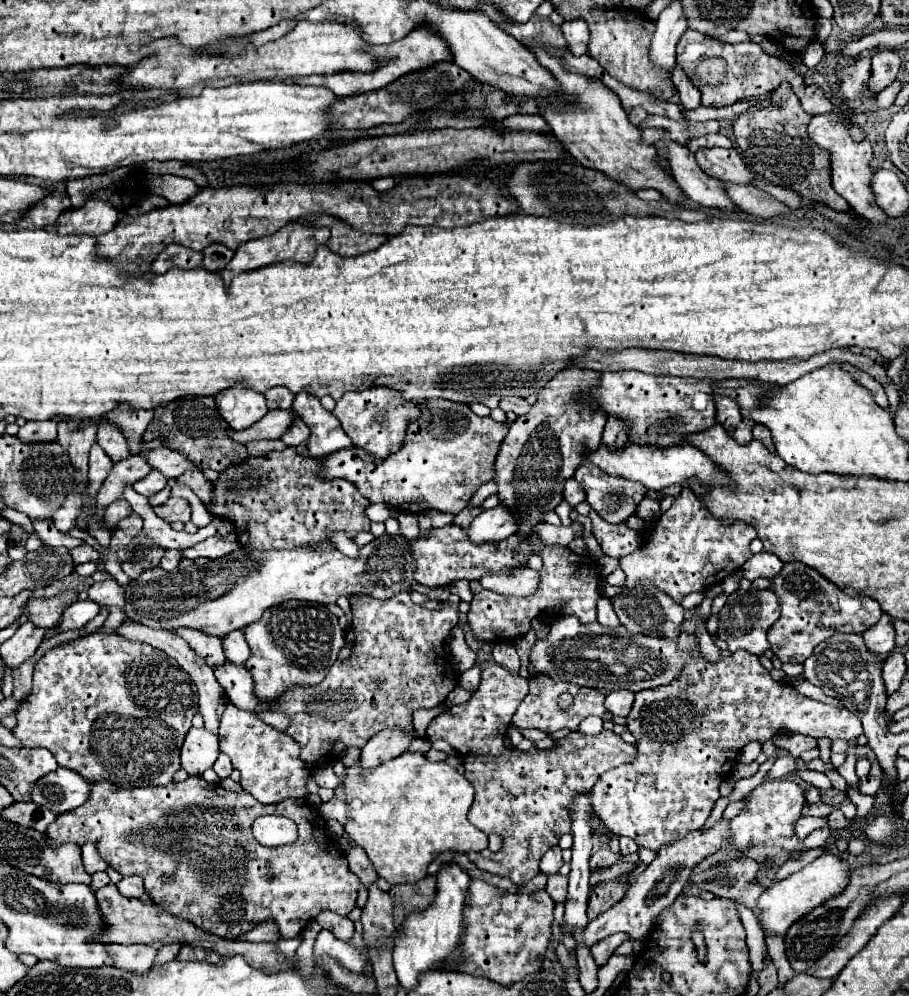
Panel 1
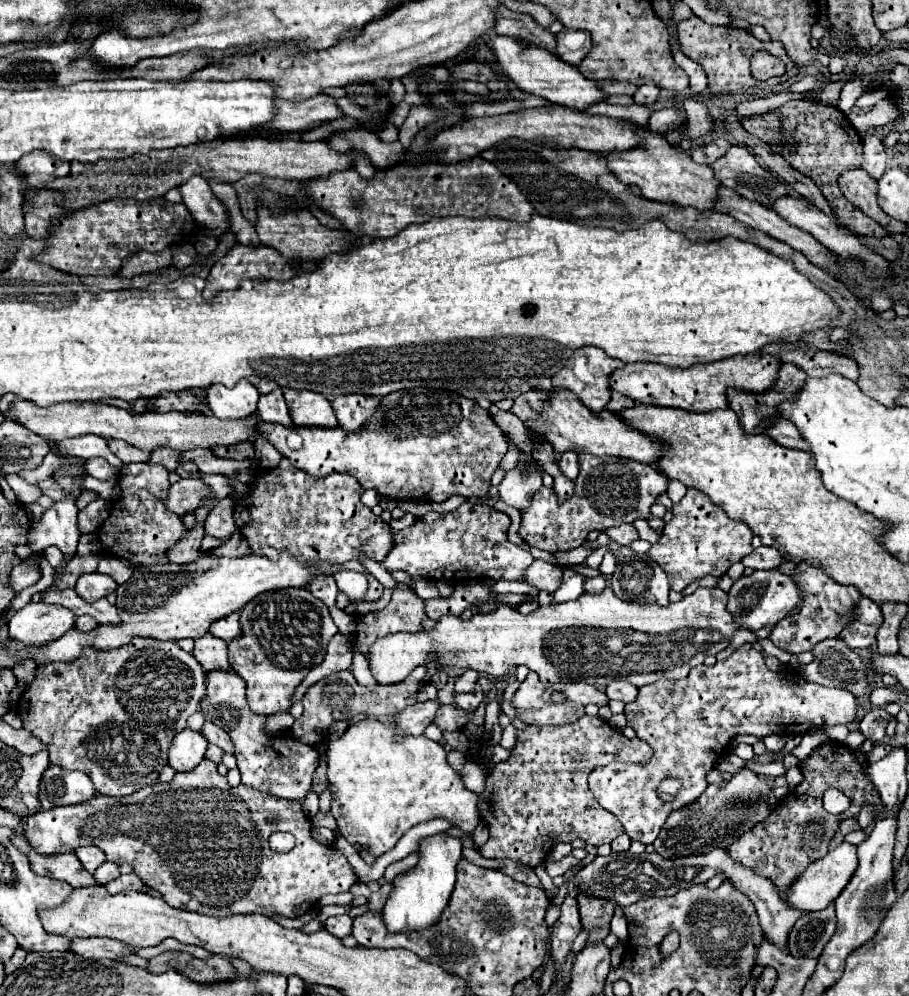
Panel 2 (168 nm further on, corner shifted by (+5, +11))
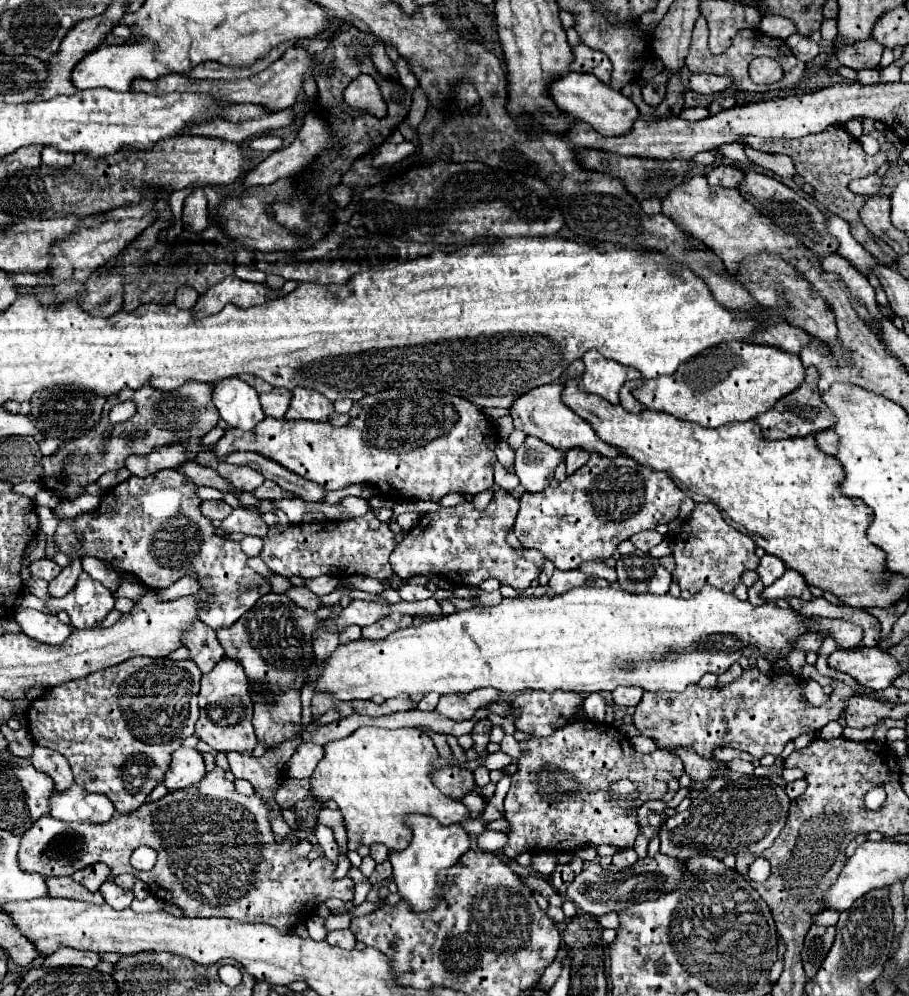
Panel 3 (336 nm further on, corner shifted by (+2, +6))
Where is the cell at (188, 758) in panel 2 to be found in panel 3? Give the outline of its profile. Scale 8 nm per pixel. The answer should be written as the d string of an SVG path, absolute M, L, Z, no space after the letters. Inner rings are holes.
M180 747L172 755L172 763L164 775L164 785L168 791L178 791L198 783L206 775L204 761L196 749Z

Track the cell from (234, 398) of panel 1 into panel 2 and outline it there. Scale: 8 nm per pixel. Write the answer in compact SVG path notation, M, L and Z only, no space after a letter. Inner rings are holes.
M239 380L235 388L213 384L207 390L207 404L211 412L221 420L247 418L255 414L257 400L259 400L259 392L249 380Z

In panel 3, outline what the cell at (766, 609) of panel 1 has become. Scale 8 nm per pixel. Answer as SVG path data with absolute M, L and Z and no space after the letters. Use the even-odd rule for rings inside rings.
M786 569L786 573L776 583L772 583L770 587L764 589L762 597L768 601L776 601L776 599L784 599L784 597L800 597L804 601L814 599L804 577L800 573L796 573L794 569Z

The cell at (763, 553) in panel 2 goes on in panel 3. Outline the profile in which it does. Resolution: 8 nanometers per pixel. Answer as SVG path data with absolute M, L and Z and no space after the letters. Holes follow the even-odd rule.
M764 555L764 557L760 559L760 565L758 565L756 571L758 571L762 583L768 587L768 585L772 585L776 579L780 579L780 577L784 575L786 565L784 565L782 559L778 559L778 557L774 557L774 555Z

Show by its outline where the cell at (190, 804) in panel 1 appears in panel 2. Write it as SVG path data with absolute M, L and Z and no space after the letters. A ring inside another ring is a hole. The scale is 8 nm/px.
M203 760L189 772L175 774L171 782L149 784L149 788L141 788L141 792L133 796L109 798L97 794L93 800L85 800L85 804L39 810L23 820L21 832L39 854L57 854L79 846L97 846L107 854L109 862L131 864L143 884L155 888L173 908L217 918L235 914L271 916L273 912L287 918L299 918L301 914L307 914L321 896L349 892L349 888L357 882L353 866L335 846L325 846L313 840L311 820L303 812L301 802L269 796L245 784L233 788L209 760ZM269 814L277 814L279 820L267 822ZM277 830L291 832L295 836L295 848L287 854L271 852L269 848L269 836Z

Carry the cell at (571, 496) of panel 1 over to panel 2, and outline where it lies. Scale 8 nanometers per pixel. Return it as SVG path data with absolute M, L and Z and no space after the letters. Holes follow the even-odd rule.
M573 452L563 454L559 460L559 468L569 480L575 480L577 478L577 454L573 454Z

